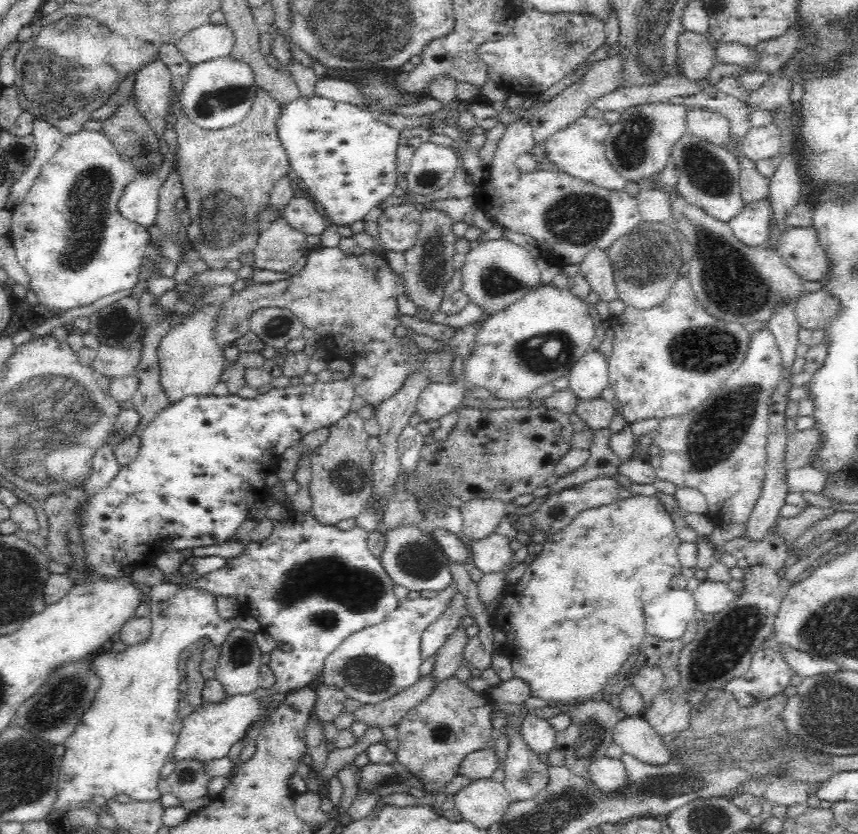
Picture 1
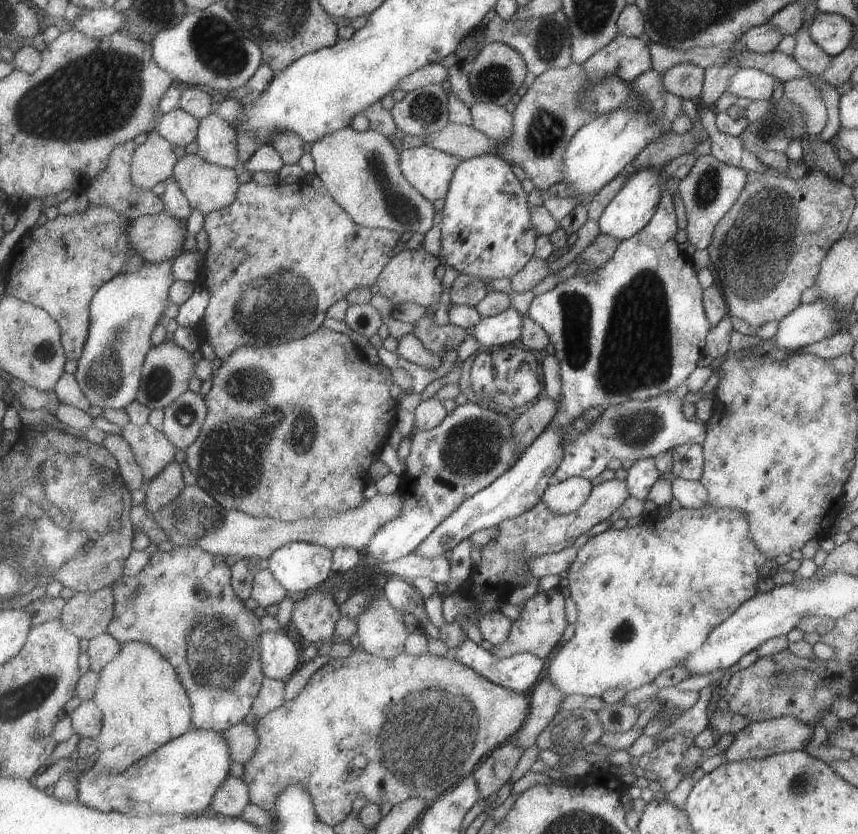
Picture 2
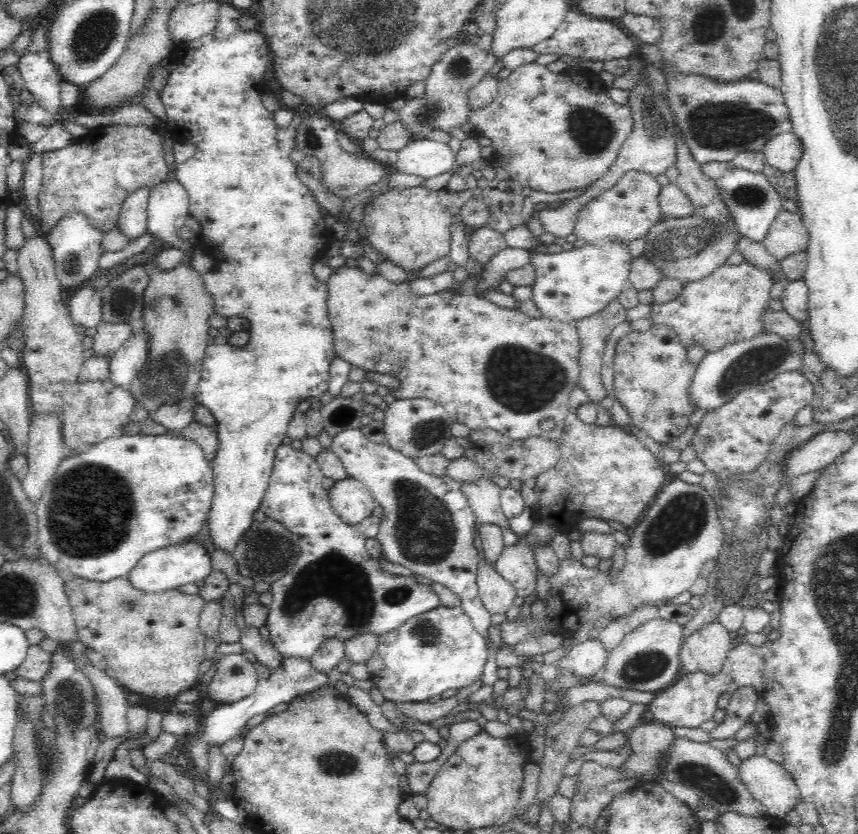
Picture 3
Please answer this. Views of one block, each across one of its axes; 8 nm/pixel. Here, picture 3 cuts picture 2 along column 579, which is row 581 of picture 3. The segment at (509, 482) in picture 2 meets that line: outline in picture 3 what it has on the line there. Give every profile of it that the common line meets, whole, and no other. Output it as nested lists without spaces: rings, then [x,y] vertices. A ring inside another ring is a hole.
[[[286,444],[277,449],[275,456],[272,478],[262,498],[260,511],[265,513],[266,517],[282,523],[290,532],[299,534],[301,542],[301,552],[294,568],[272,583],[268,590],[273,599],[268,606],[268,617],[264,625],[269,630],[272,645],[283,657],[310,659],[327,637],[340,637],[347,641],[360,633],[382,636],[390,632],[390,629],[404,624],[410,617],[440,606],[440,598],[432,584],[418,582],[414,577],[384,572],[379,559],[368,554],[364,547],[365,536],[355,525],[346,524],[334,513],[329,492],[322,485],[324,474],[315,458]]]

